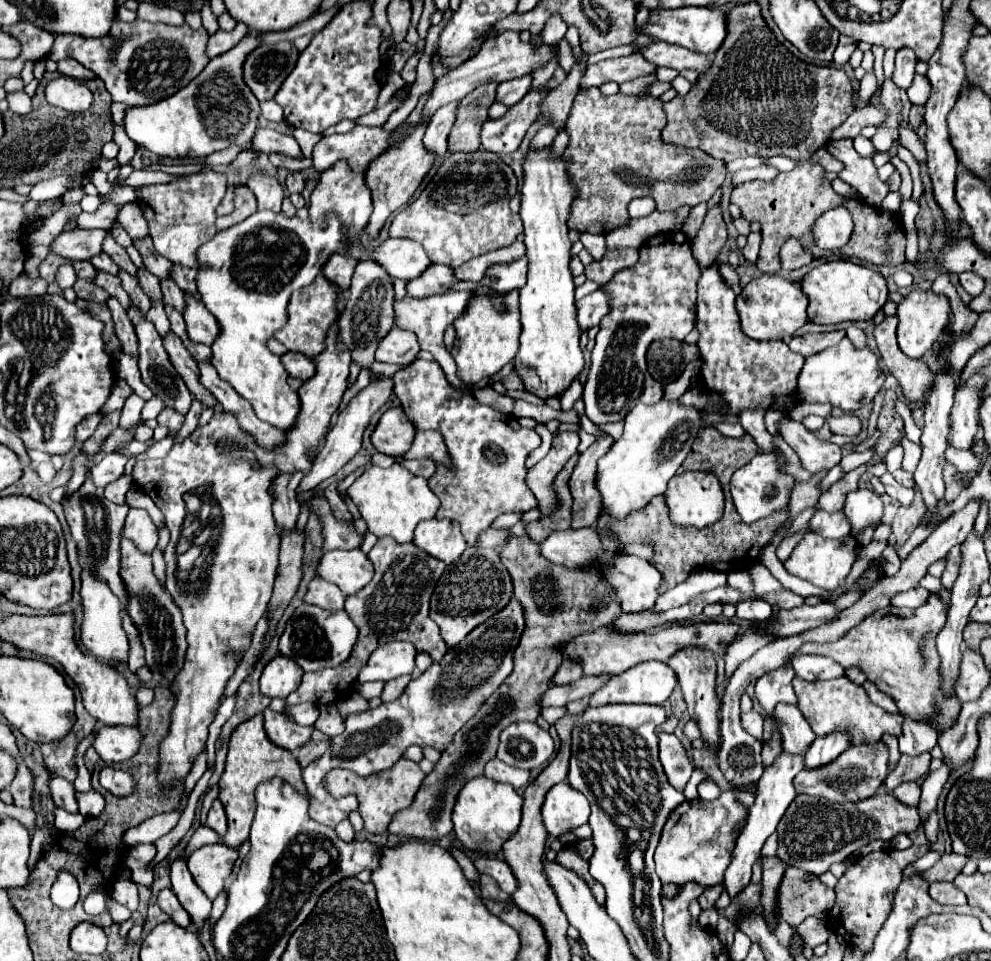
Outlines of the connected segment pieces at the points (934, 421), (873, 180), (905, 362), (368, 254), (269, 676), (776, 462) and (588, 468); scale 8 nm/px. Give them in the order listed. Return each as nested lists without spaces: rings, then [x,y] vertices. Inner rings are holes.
[[[940,373],[940,377],[936,377],[936,385],[932,385],[932,393],[928,393],[928,401],[924,405],[924,423],[922,423],[922,439],[920,439],[922,441],[922,457],[914,471],[914,481],[924,497],[926,513],[930,517],[938,515],[938,501],[944,499],[942,467],[946,465],[944,451],[948,447],[946,437],[950,433],[950,409],[954,403],[954,391],[956,391],[956,381],[952,381],[952,373]]]
[[[852,139],[830,141],[826,147],[832,157],[844,163],[844,169],[838,173],[838,177],[848,185],[856,187],[868,205],[880,207],[880,203],[886,197],[886,191],[884,191],[884,183],[876,177],[874,161],[868,157],[862,157],[854,149]]]
[[[886,317],[880,325],[876,325],[874,337],[878,343],[878,353],[884,365],[888,367],[890,375],[894,375],[902,385],[908,401],[922,401],[926,389],[934,381],[934,371],[930,371],[930,367],[924,361],[918,363],[900,351],[896,343],[896,325],[898,317]]]
[[[388,239],[386,243],[366,249],[360,241],[348,245],[346,255],[356,259],[374,259],[380,263],[392,279],[412,281],[420,277],[430,265],[430,257],[424,253],[424,247],[410,239]]]
[[[278,653],[272,661],[268,661],[268,665],[262,671],[260,691],[266,697],[286,699],[292,691],[298,689],[302,673],[304,671],[292,659]]]
[[[754,409],[754,411],[742,411],[738,415],[740,425],[746,429],[748,435],[752,435],[752,439],[756,441],[760,453],[756,453],[756,457],[740,467],[730,481],[730,491],[734,497],[734,505],[742,517],[744,523],[754,523],[760,521],[768,515],[772,515],[774,511],[780,511],[788,505],[792,489],[794,489],[794,479],[786,473],[780,471],[780,449],[774,445],[772,435],[766,431],[764,427],[764,409]]]
[[[604,435],[596,439],[584,453],[580,453],[578,463],[570,475],[570,493],[574,497],[572,507],[572,529],[594,527],[600,515],[600,495],[596,493],[596,461],[608,453],[614,439]]]

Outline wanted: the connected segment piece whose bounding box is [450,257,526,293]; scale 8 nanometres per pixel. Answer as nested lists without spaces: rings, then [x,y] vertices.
[[[526,257],[510,261],[510,263],[496,263],[486,269],[484,281],[474,283],[471,281],[461,281],[450,288],[450,291],[474,290],[479,287],[488,287],[492,291],[508,293],[514,289],[522,289],[524,281],[522,275],[526,275]]]

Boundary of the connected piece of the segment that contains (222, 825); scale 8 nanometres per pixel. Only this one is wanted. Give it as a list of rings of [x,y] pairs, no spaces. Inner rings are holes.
[[[218,799],[212,803],[212,809],[208,811],[206,825],[212,827],[220,837],[226,833],[226,811],[224,811],[224,807],[222,807],[222,803]]]

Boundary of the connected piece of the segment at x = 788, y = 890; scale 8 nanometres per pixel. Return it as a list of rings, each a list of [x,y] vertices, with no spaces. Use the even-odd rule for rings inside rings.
[[[786,869],[780,891],[778,907],[780,917],[792,927],[800,925],[806,917],[826,917],[836,901],[836,891],[826,887],[816,875],[800,869]]]

